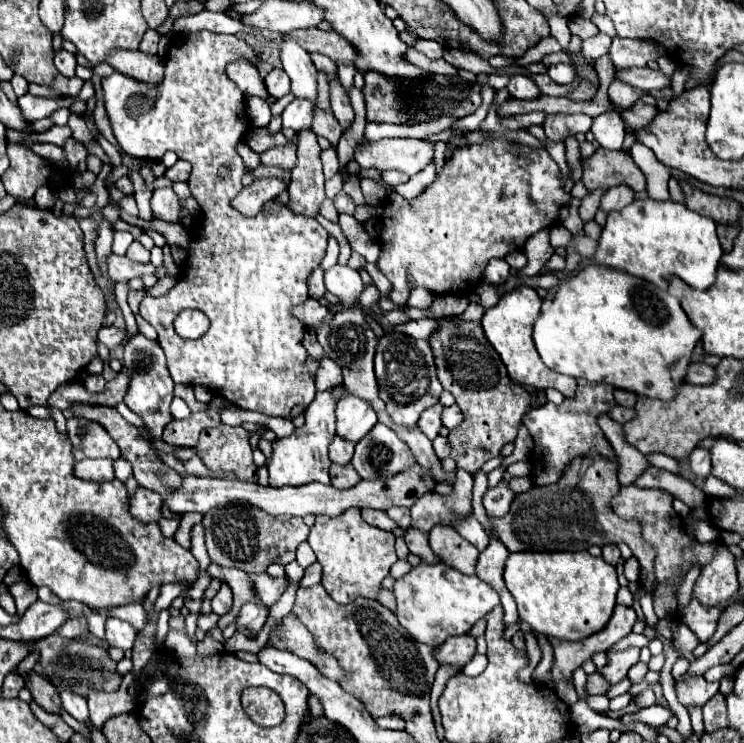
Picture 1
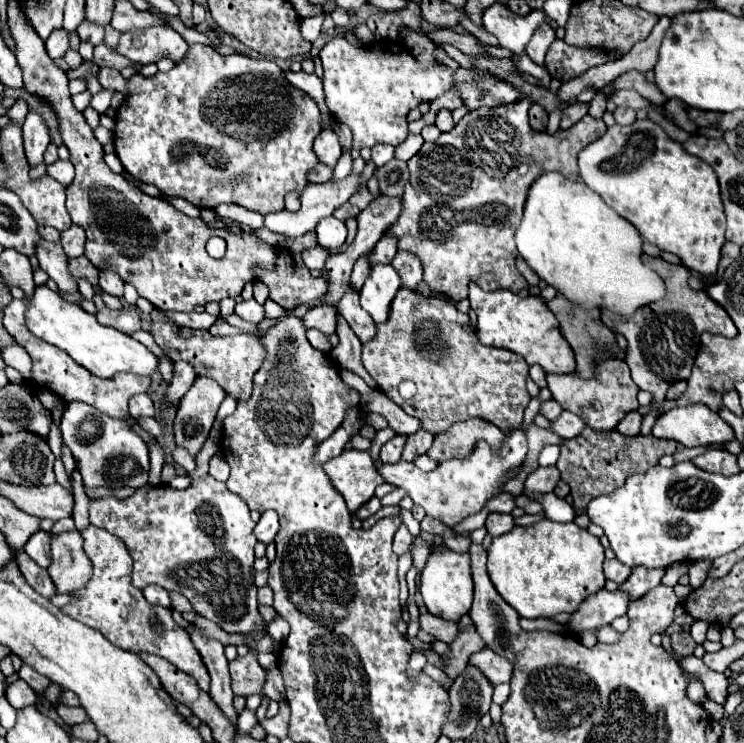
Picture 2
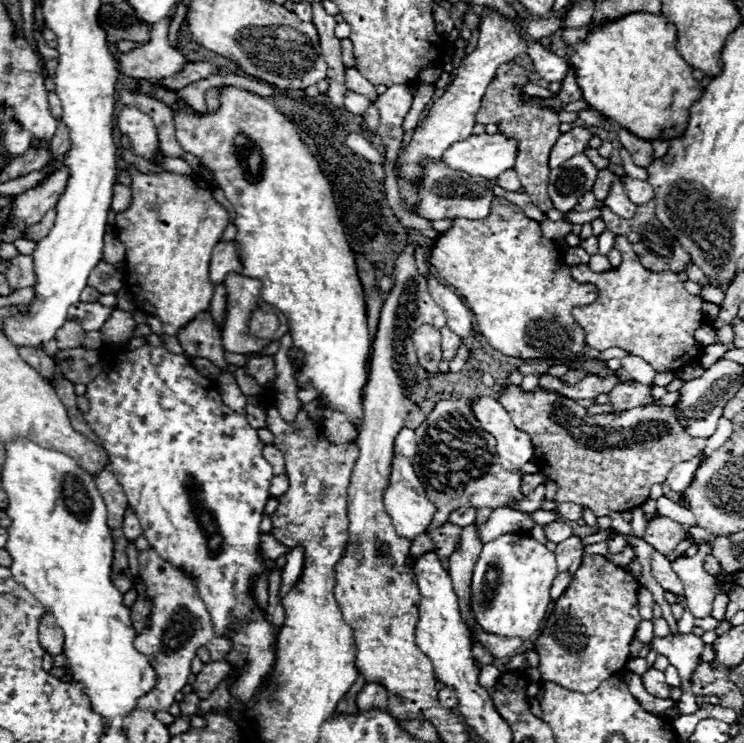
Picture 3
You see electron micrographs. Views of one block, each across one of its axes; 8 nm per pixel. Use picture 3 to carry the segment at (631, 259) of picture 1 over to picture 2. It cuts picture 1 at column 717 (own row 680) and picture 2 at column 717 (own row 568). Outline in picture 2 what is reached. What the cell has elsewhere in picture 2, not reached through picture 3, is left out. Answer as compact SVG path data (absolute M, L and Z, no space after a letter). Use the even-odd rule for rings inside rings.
M636 120L630 126L614 124L608 128L602 138L578 154L578 166L580 178L588 184L588 188L594 190L622 218L632 222L644 240L660 250L676 254L690 270L696 270L704 276L716 274L720 248L726 242L726 216L722 210L718 178L704 160L688 154L680 142L670 140L666 132L652 120Z

